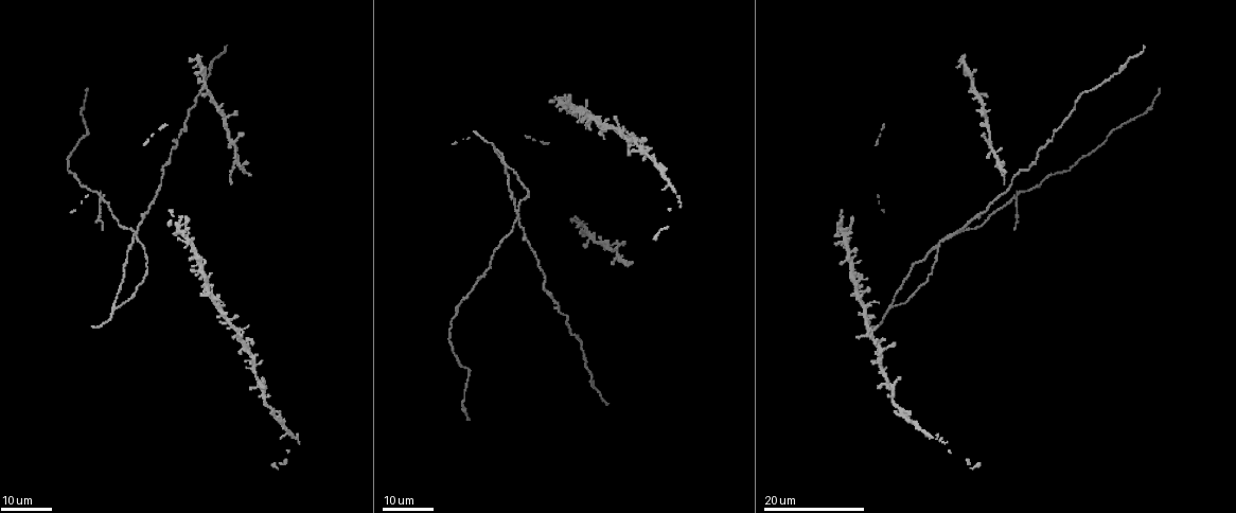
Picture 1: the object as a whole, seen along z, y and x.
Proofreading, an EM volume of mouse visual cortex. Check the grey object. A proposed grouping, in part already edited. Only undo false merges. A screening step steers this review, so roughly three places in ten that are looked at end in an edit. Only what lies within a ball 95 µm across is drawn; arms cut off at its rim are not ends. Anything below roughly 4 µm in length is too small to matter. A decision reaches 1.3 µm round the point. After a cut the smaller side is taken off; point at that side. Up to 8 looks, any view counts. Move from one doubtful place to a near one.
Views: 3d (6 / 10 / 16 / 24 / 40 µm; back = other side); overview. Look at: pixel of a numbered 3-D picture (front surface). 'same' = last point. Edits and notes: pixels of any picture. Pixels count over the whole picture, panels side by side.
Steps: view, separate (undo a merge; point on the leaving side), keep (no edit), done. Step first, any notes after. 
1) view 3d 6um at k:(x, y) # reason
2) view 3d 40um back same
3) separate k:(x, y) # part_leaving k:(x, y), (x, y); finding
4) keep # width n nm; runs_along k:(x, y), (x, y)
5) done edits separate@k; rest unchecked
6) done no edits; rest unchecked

view 3d 16um at 1:(496, 148) # arms part here

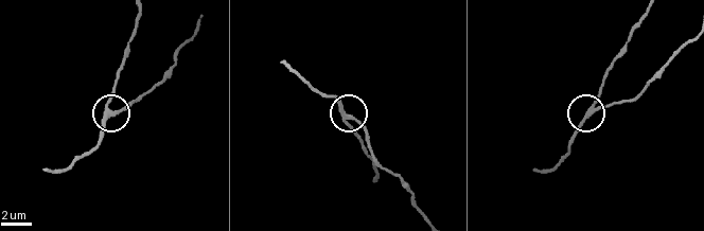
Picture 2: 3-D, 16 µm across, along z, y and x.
view 3d 10um at 2:(346, 117)

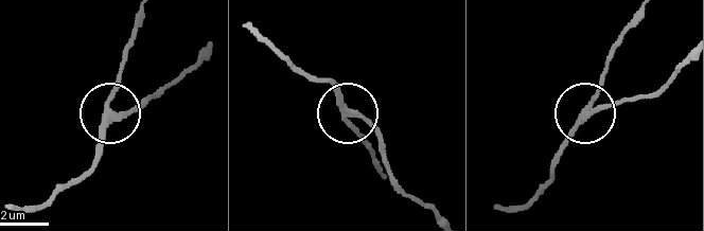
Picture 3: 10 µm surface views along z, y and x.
keep # arms 3; runs_along 3:(684, 58), (653, 92), (588, 113), (552, 159); all the same neuron

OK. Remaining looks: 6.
view 3d 16um at 1:(999, 160)

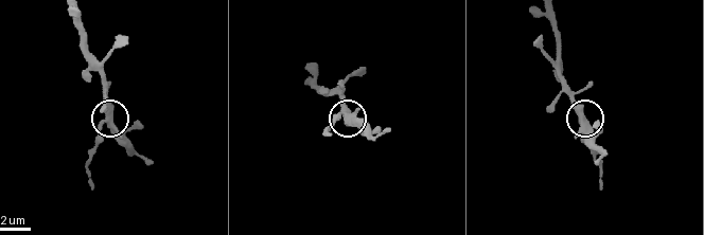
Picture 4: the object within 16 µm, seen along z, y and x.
view 3d 10um at 4:(584, 123)

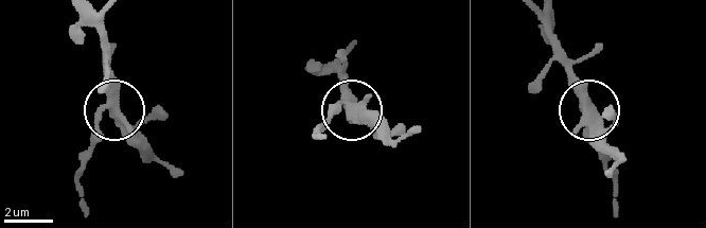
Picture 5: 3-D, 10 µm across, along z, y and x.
separate 5:(88, 156) # part_leaving 5:(95, 123), (77, 188), (80, 206); two neurons meet here

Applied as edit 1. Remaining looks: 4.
view 3d 16um at 1:(203, 271)

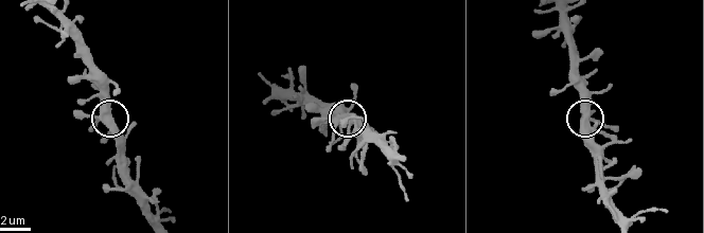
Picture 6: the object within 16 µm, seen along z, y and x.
view 3d 6um at 6:(110, 116)

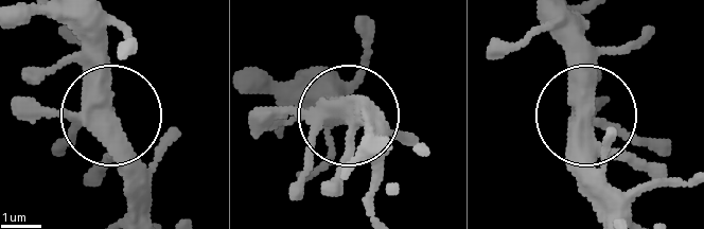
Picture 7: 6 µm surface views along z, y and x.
keep # arms 3; one neuron here

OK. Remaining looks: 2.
view 3d 24um at 1:(81, 111) # calibre changes

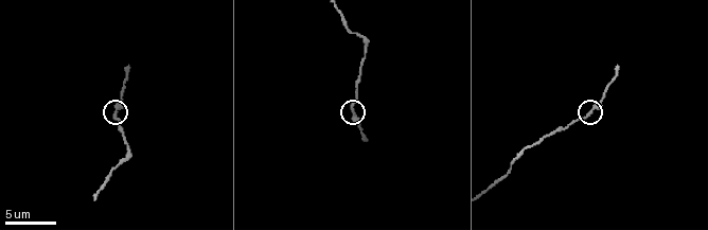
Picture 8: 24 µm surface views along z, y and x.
view 3d 10um at 8:(353, 109)

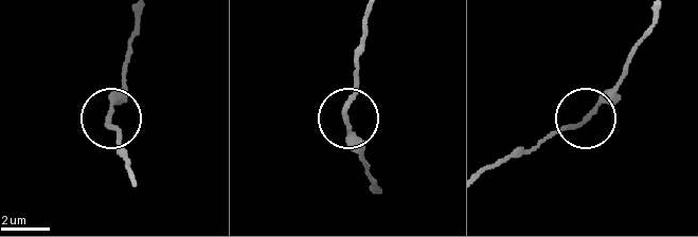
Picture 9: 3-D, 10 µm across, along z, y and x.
keep # width 170 nm; continuous, no second neuron

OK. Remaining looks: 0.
done edits separate@5; rest unchecked

